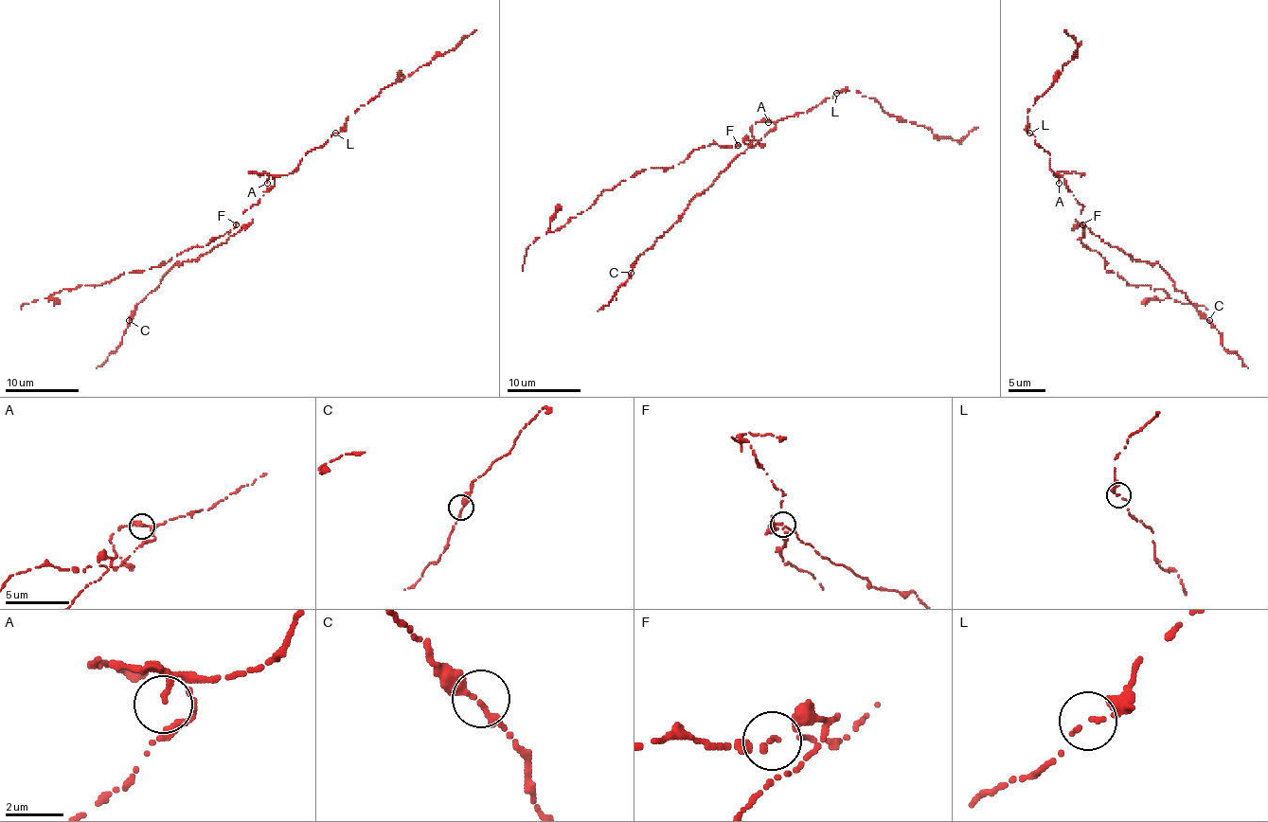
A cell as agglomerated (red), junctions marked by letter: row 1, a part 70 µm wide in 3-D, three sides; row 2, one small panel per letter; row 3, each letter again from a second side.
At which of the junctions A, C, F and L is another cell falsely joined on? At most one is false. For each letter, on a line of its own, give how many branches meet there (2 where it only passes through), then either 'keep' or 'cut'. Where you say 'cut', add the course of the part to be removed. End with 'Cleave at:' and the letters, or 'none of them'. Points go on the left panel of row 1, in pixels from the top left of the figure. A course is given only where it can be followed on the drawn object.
A: 2 branches meet; keep
C: 2 branches meet; keep
F: 1 branches meet; keep
L: 1 branches meet; keep
Cleave at: none of them

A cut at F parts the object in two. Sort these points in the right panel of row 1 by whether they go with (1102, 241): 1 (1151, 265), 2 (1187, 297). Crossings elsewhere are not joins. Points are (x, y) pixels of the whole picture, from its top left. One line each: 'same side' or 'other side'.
1: same side
2: same side

